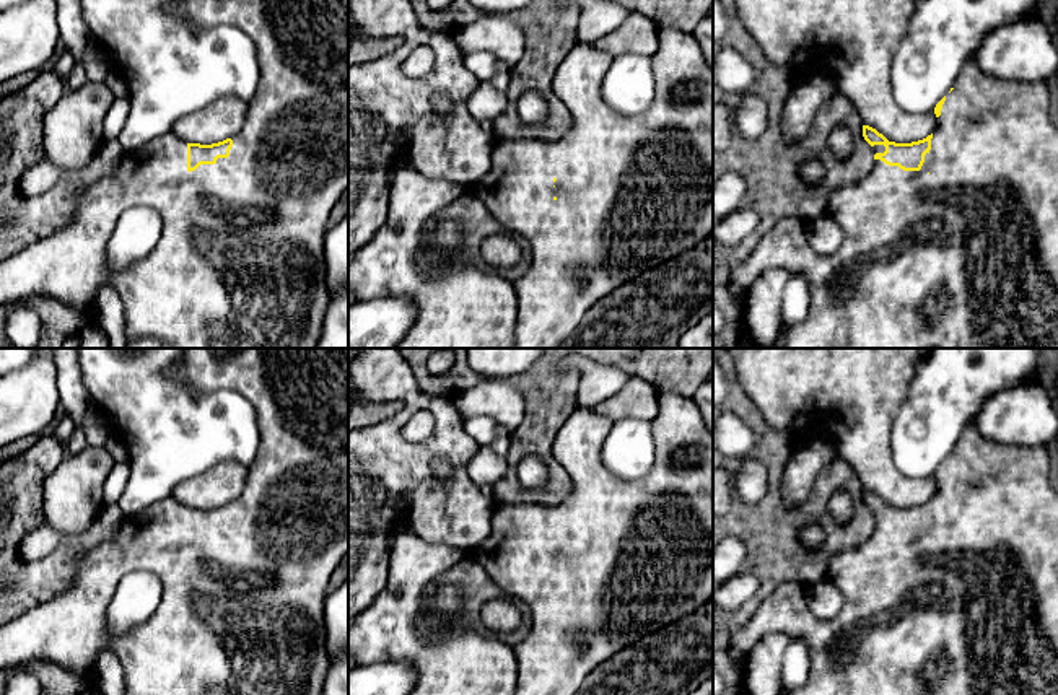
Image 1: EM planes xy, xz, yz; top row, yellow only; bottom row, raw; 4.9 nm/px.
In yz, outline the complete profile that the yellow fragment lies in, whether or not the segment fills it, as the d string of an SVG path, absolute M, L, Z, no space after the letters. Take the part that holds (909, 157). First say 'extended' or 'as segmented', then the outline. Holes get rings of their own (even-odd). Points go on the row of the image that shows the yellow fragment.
extended; M734 0L736 11L752 36L755 44L762 49L763 55L776 65L788 67L793 73L794 81L798 81L802 75L812 72L827 72L837 81L837 88L842 94L845 94L853 107L856 109L861 122L863 122L863 137L872 146L874 151L874 164L871 171L858 182L838 187L832 192L827 215L835 218L843 228L843 241L840 247L828 254L819 254L806 239L804 223L794 216L780 218L757 243L750 257L736 267L731 273L731 283L741 285L745 291L755 282L759 275L767 270L781 269L789 275L802 275L809 283L811 291L811 308L809 314L804 321L788 327L785 330L785 348L1058 348L1058 130L1050 117L1050 96L1048 96L1048 83L1047 81L1017 81L1017 80L999 80L988 73L985 73L978 59L968 60L962 72L959 73L955 85L951 91L936 104L933 112L926 114L910 114L900 109L890 93L889 72L892 57L905 36L908 21L915 11L916 0Z

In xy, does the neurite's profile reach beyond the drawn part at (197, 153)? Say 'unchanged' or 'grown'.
grown

